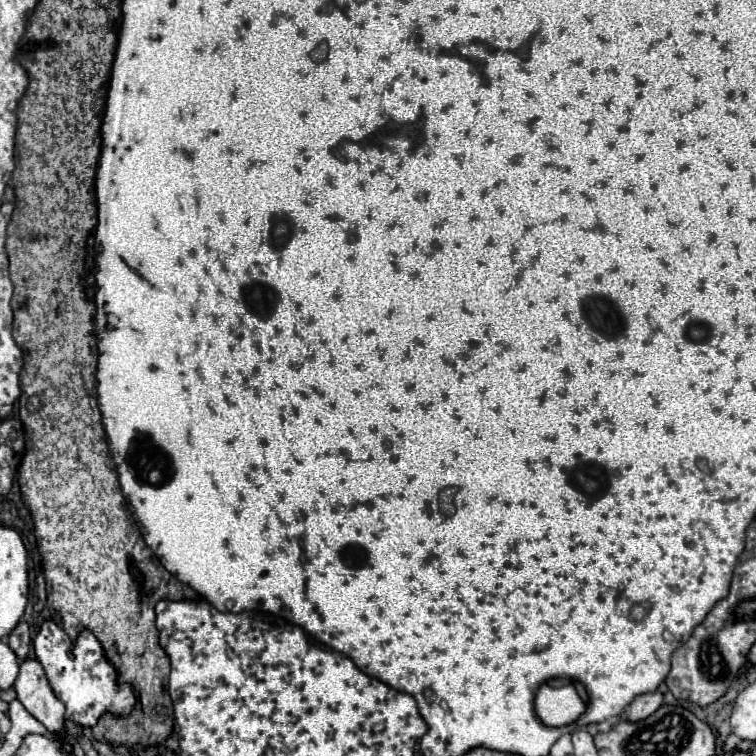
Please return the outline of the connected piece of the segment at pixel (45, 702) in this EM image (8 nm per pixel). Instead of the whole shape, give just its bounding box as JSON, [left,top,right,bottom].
[13,657,65,735]

